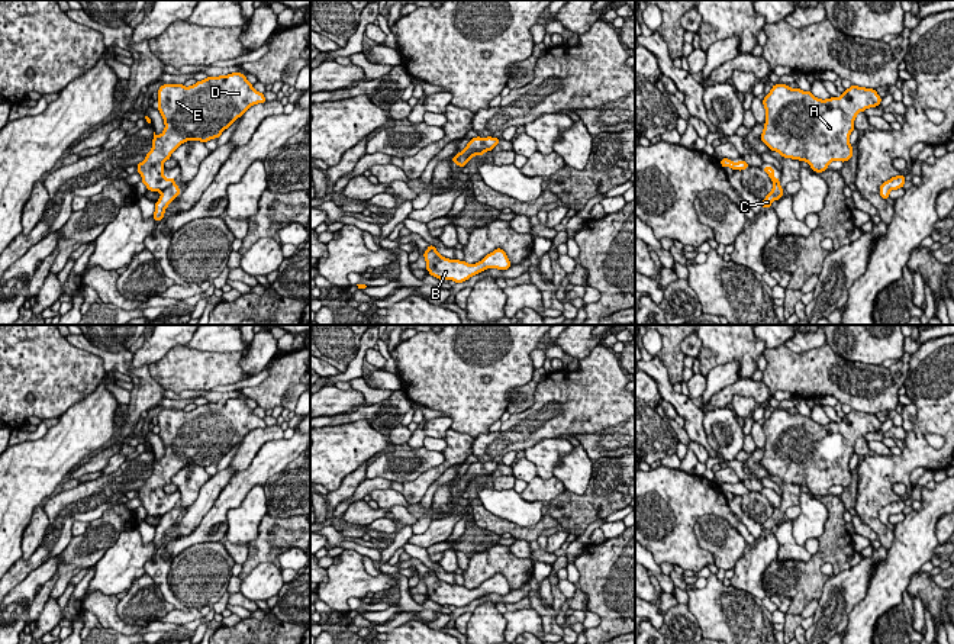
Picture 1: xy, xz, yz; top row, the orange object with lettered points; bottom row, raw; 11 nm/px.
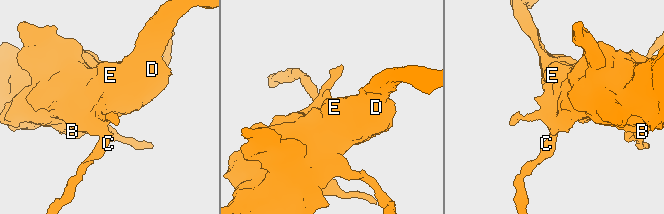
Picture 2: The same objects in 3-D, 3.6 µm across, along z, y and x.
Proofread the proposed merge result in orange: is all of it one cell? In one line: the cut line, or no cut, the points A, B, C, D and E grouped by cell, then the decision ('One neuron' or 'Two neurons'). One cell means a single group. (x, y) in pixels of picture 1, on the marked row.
Split along xy (173, 182), (161, 192). Groups: A B D E / C. Two neurons

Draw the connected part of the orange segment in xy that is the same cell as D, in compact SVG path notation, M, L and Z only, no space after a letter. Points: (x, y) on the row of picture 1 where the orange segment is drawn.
M232 73L228 75L207 77L194 86L164 84L158 90L158 110L162 115L165 129L161 135L154 132L152 149L146 158L136 164L142 183L149 191L162 191L170 187L175 178L164 177L164 162L186 141L207 142L219 138L238 117L241 117L251 106L265 103L262 93L257 91L246 80L245 74Z

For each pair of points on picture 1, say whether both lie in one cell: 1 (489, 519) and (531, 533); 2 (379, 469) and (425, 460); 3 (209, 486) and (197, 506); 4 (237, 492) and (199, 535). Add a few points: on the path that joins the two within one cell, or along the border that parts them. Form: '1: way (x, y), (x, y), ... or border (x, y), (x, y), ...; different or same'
1: way (499, 525), (521, 533); same
2: way (390, 466), (413, 463); same
3: way (209, 490), (202, 502); same
4: way (226, 502), (209, 525); same

